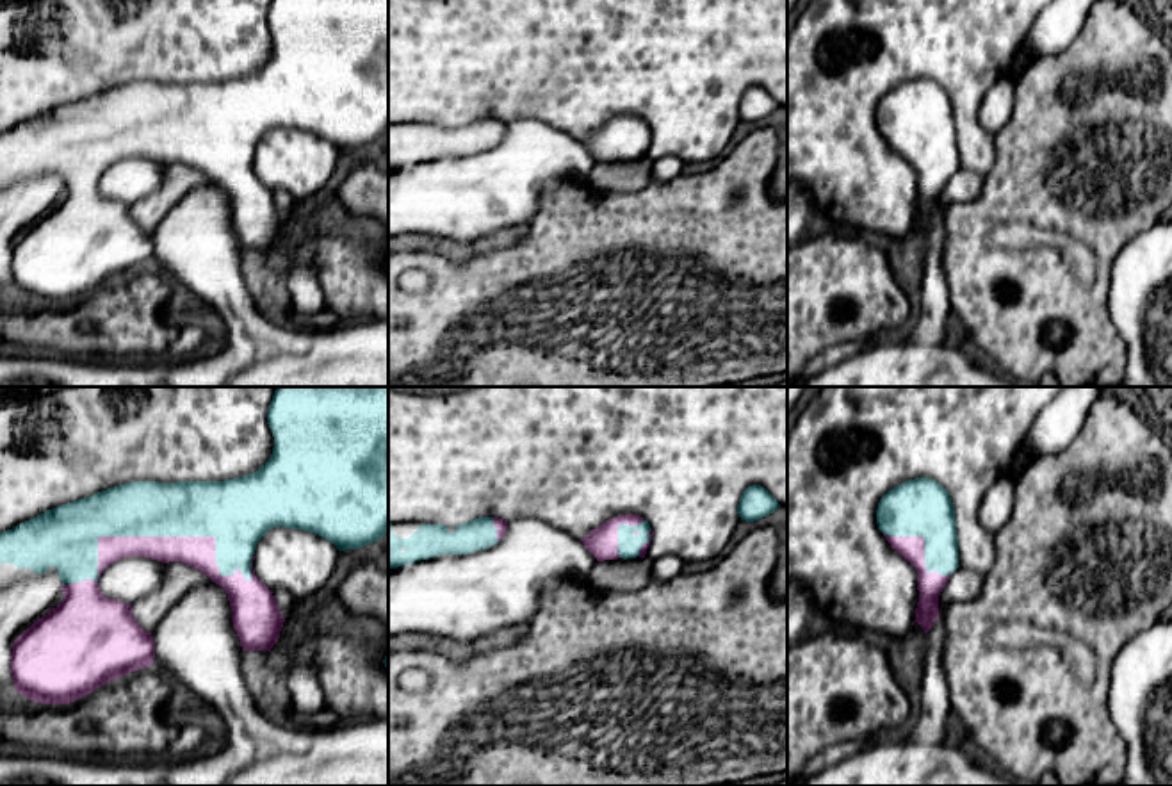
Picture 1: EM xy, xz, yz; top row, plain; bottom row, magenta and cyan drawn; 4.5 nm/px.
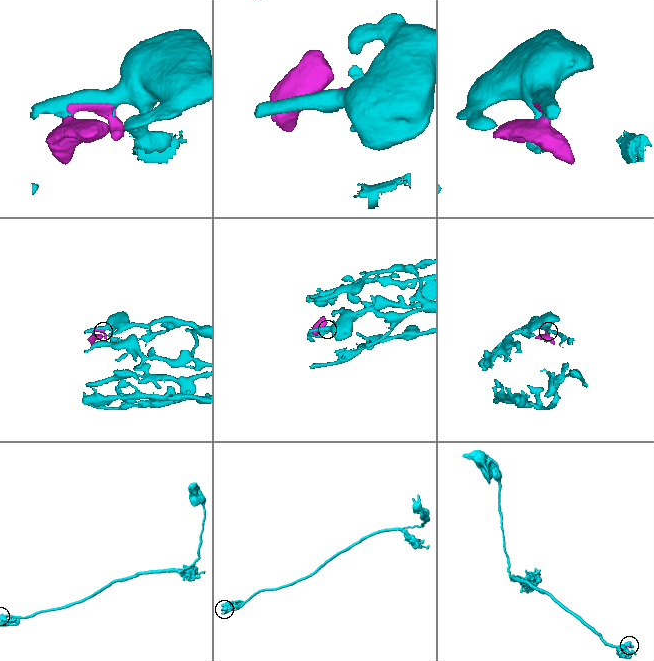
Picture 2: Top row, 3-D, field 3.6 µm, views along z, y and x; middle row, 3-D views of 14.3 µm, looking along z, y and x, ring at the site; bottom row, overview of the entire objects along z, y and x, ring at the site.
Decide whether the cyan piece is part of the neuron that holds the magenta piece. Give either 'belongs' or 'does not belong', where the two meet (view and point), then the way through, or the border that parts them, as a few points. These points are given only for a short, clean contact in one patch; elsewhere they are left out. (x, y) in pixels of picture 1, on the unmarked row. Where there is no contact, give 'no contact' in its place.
belongs | xy (162, 138)

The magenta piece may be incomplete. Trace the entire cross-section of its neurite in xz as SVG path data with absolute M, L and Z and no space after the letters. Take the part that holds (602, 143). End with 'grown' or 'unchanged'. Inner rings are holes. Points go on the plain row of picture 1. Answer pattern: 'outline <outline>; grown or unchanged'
outline M618 116L606 121L602 127L591 130L591 134L581 143L597 159L618 160L618 159L645 159L654 132L650 125L639 116Z; grown

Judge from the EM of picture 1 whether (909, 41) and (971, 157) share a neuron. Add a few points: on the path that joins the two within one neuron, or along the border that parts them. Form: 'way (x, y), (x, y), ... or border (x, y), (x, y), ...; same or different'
way (939, 65), (966, 91), (968, 127); same

